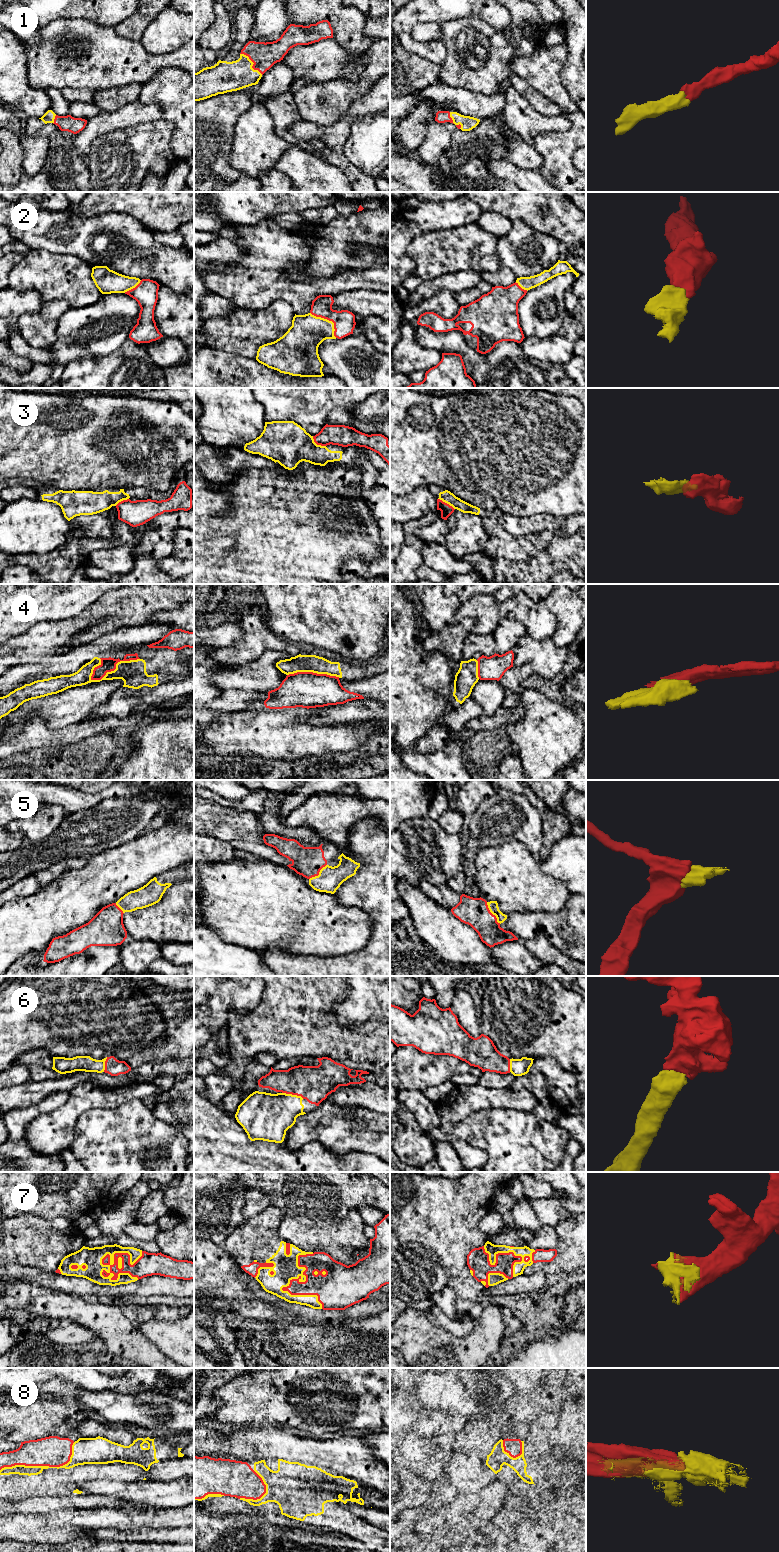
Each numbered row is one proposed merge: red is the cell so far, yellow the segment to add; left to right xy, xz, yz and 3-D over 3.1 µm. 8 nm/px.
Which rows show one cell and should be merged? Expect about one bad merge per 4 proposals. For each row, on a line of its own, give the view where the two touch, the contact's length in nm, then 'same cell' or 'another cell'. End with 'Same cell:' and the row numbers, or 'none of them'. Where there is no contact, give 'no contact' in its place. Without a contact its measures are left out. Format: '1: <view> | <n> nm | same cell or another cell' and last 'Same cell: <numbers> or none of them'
1: xz | 260 nm | same cell
2: xz | 300 nm | same cell
3: xz | 140 nm | another cell
4: xy | 440 nm | another cell
5: yz | 200 nm | same cell
6: xz | 180 nm | same cell
7: xy | 380 nm | same cell
8: xy | 650 nm | same cell
Same cell: 1, 2, 5, 6, 7, 8

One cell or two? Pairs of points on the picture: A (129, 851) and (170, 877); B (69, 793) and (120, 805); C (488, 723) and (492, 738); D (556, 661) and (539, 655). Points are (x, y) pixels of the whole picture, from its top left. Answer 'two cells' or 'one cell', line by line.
A: two cells
B: two cells
C: two cells
D: one cell

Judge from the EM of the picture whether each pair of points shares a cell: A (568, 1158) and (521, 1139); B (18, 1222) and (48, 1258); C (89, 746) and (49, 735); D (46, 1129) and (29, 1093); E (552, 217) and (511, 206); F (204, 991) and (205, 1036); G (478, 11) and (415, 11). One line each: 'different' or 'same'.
A: different
B: same
C: different
D: different
E: same
F: different
G: same

